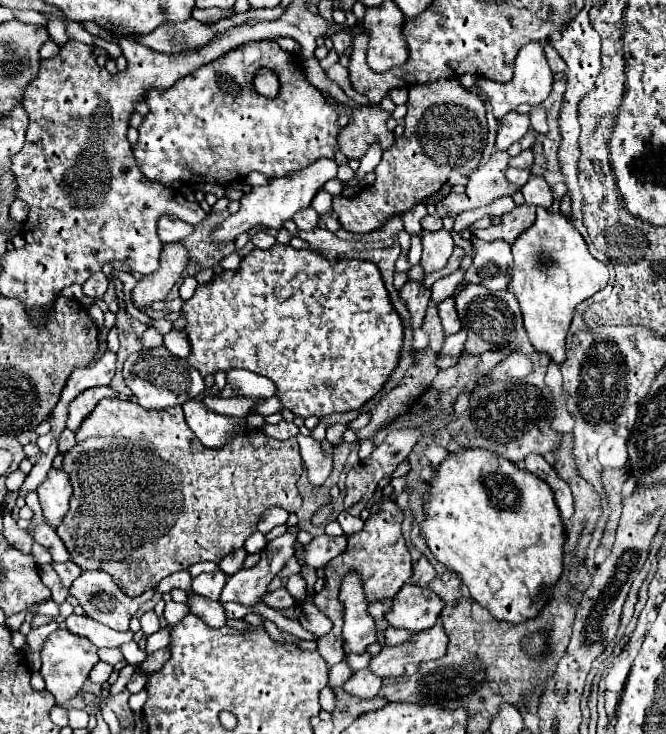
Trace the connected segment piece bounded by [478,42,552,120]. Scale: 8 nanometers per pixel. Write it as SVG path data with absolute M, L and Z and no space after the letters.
M530 42L518 52L516 62L514 62L514 78L508 84L496 84L488 78L478 78L480 88L482 88L482 84L486 84L486 94L488 94L488 100L492 104L496 120L500 120L504 114L516 110L516 106L520 106L520 104L538 106L548 98L548 94L552 90L552 72L548 68L546 58L544 58L542 46L544 46L542 42Z

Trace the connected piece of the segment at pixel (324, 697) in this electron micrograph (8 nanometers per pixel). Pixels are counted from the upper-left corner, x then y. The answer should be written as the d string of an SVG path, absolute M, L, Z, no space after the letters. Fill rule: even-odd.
M330 686L322 688L322 692L320 692L320 706L326 712L334 710L334 706L336 706L336 694L334 694L334 690Z

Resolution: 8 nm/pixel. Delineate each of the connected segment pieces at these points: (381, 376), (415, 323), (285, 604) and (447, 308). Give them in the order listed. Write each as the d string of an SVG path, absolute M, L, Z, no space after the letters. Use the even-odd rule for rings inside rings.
M274 244L270 250L252 250L242 262L236 272L226 270L222 276L214 276L208 286L198 286L194 296L184 302L182 306L182 316L188 320L186 324L186 334L192 344L192 354L188 356L188 362L198 368L202 376L216 374L218 370L230 370L230 368L244 368L250 372L256 372L260 376L266 376L274 380L278 388L278 398L282 400L282 406L292 410L300 418L308 416L318 416L324 418L332 412L348 412L348 410L358 410L362 404L366 404L390 378L392 370L398 364L400 348L402 348L402 320L394 312L388 292L384 288L382 276L378 268L372 262L358 262L358 260L326 260L322 254L312 252L312 250L296 250L292 246L282 246Z
M406 282L400 290L400 298L412 316L412 328L414 330L420 328L424 324L424 314L426 314L428 300L430 300L430 290L418 282Z
M278 588L276 592L268 592L266 594L264 604L272 606L272 608L292 608L294 606L294 598L290 596L290 592L286 588Z
M446 298L444 302L440 302L438 314L440 314L440 320L442 320L444 334L460 332L460 320L458 320L458 314L456 314L456 308L454 308L454 298Z

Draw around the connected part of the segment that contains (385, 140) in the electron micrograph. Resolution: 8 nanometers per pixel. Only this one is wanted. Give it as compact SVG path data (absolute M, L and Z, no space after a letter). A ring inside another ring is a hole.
M380 106L352 108L352 120L340 134L340 150L348 160L360 160L372 144L388 150L394 144L394 134L388 130L386 120L392 112Z

